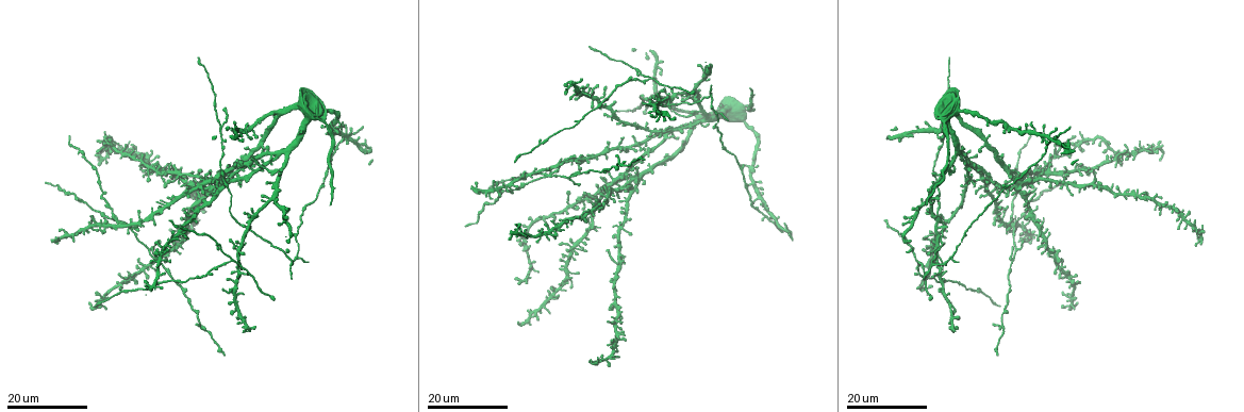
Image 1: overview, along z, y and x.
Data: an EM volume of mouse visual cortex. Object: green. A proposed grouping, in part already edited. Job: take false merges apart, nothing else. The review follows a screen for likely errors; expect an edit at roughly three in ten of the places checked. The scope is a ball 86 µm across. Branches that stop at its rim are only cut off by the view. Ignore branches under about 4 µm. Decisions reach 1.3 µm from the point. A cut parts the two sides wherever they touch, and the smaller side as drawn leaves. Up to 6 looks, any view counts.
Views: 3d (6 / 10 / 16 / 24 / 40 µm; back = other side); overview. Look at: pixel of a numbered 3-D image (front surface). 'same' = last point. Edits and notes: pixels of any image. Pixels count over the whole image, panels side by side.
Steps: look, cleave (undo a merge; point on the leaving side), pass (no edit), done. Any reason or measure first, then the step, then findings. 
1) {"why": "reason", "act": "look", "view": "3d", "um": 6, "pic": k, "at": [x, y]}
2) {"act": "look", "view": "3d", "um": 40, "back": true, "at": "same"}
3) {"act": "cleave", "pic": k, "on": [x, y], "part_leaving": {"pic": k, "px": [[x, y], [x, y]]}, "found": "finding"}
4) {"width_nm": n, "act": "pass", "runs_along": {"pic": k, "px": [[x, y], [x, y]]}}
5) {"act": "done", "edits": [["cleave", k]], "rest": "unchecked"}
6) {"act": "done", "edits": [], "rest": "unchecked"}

{"why": "branch point", "act": "look", "view": "3d", "um": 16, "pic": 1, "at": [1013, 225]}

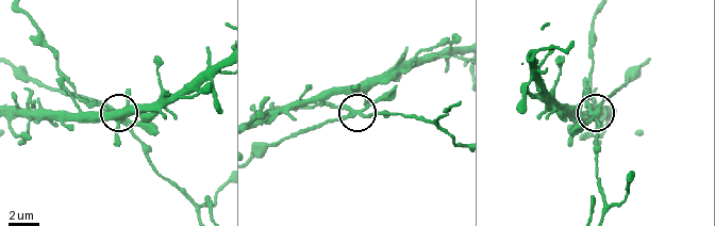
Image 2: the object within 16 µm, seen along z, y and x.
{"why": "zoom in", "act": "look", "view": "3d", "um": 10, "pic": 2, "at": [352, 115]}

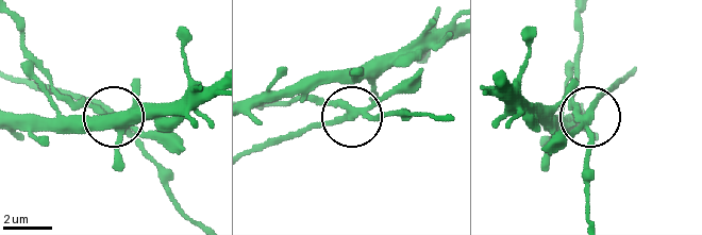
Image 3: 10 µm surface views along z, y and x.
{"act": "cleave", "pic": 3, "on": [151, 130], "part_leaving": {"pic": 3, "px": [[355, 113], [254, 145]]}, "found": "a second neuron is stuck on"}

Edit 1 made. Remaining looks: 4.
{"why": "four arms meet", "act": "look", "view": "3d", "um": 24, "pic": 1, "at": [568, 203]}

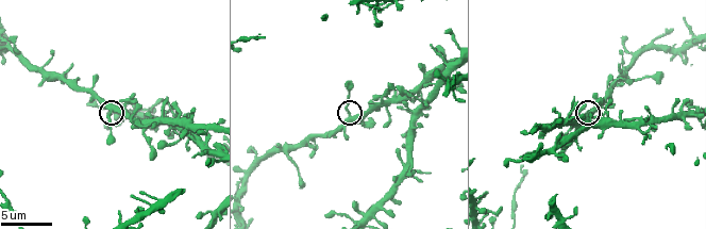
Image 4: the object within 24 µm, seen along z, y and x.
{"act": "look", "view": "3d", "um": 6, "pic": 4, "at": [348, 115]}

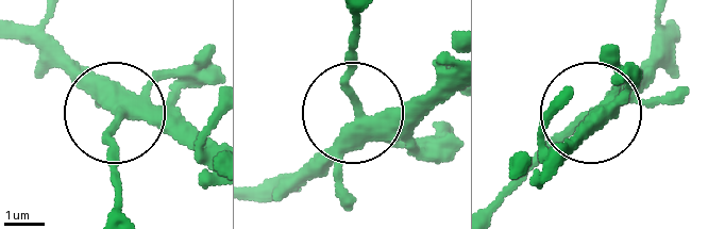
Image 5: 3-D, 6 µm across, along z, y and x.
{"arms": 4, "act": "pass", "runs_along": {"pic": 5, "px": [[445, 69], [404, 107], [357, 107], [354, 12]]}, "found": "continuous, no second neuron"}

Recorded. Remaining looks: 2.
{"why": "four or more arms meet", "act": "look", "view": "3d", "um": 16, "pic": 1, "at": [668, 105]}

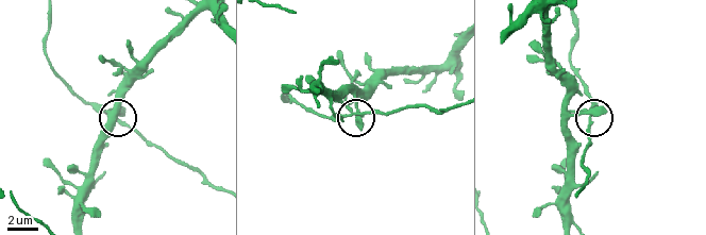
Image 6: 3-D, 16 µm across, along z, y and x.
{"why": "zoom in", "act": "look", "view": "3d", "um": 6, "pic": 6, "at": [589, 116]}

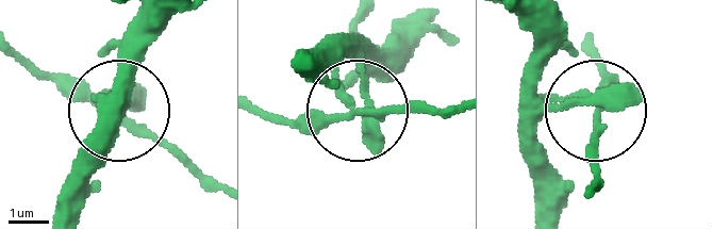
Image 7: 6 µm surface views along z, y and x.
{"width_nm": 250, "act": "pass", "found": "continuous, no second neuron"}

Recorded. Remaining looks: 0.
{"act": "done", "edits": [["cleave", 3]], "rest": "unchecked"}

